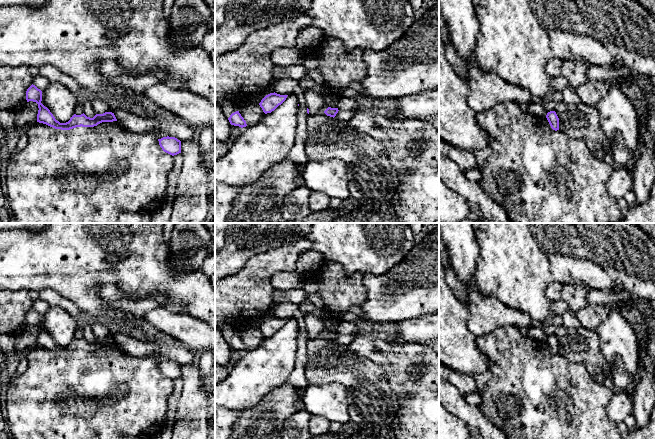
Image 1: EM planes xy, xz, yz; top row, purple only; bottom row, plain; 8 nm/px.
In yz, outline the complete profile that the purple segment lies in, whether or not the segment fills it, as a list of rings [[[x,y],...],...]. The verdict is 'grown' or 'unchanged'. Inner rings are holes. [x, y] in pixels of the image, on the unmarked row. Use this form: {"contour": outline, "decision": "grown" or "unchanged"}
{"contour": [[[555,335],[548,336],[546,342],[553,354],[559,354],[559,342]]], "decision": "unchanged"}

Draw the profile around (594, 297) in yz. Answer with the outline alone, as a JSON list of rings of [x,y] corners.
[[[592,290],[589,291],[586,301],[589,304],[610,304],[613,302],[616,302],[618,300],[622,301],[635,301],[639,303],[641,298],[636,297],[635,295],[627,292],[627,291],[620,291],[620,292],[614,292],[608,291],[608,290],[603,290],[603,291],[597,291],[597,290]]]

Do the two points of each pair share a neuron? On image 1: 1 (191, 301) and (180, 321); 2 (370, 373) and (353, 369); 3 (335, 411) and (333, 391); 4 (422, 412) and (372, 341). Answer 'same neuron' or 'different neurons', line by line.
1: different neurons
2: same neuron
3: same neuron
4: same neuron

